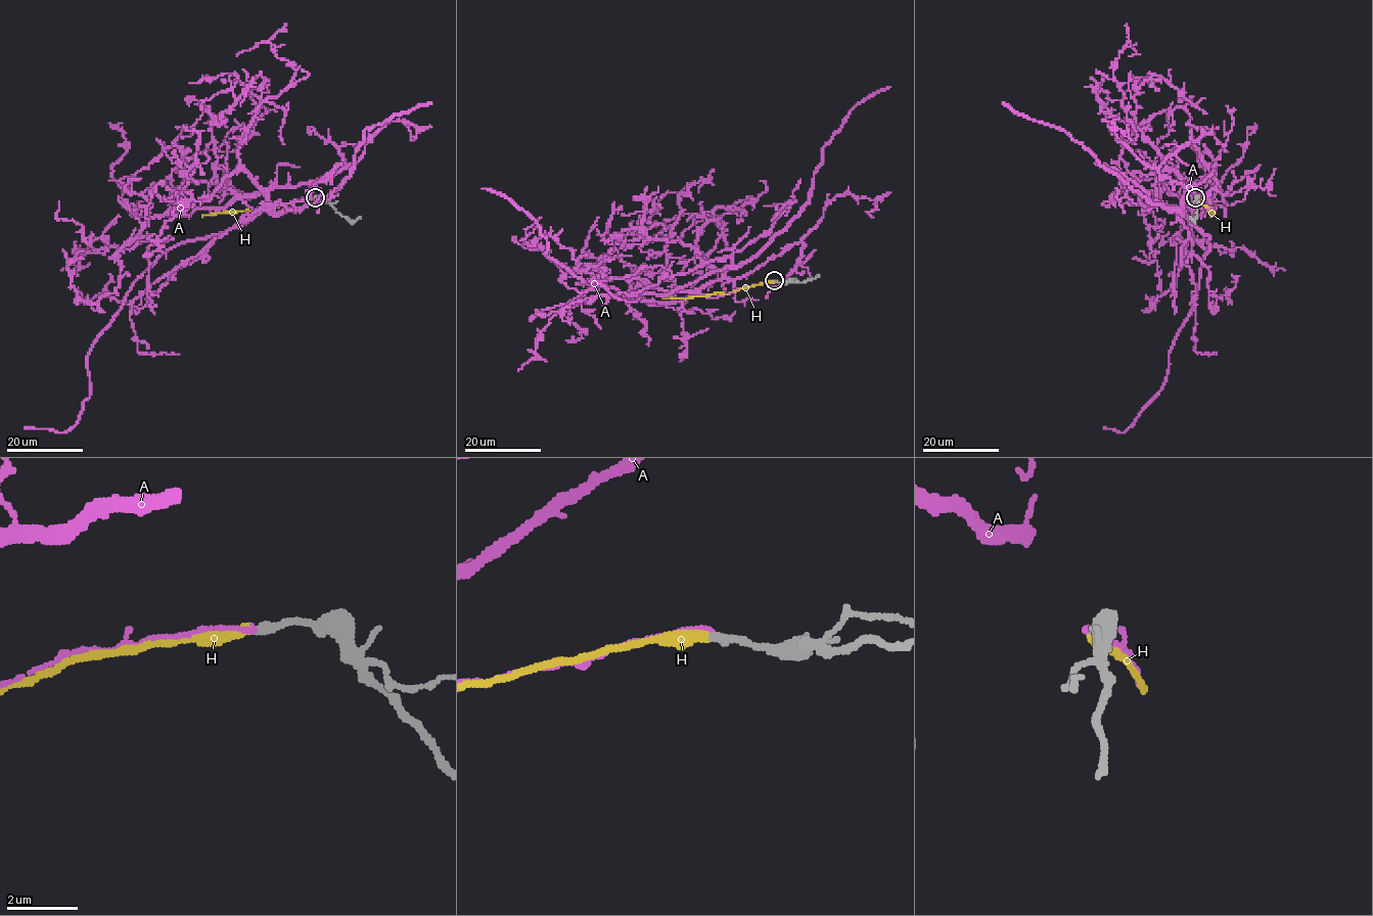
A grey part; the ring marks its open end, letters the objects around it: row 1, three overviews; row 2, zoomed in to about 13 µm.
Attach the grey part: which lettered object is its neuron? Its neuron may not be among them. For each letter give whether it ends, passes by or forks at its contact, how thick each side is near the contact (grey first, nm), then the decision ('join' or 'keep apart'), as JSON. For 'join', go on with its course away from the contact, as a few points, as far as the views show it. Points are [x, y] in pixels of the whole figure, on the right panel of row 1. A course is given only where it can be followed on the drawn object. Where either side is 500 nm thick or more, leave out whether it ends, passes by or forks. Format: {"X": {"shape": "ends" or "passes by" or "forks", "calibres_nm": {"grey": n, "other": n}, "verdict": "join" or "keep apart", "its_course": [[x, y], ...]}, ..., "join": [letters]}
{"A": {"shape": "ends", "calibres_nm": {"grey": 220, "other": 120}, "verdict": "keep apart"}, "H": {"shape": "ends", "calibres_nm": {"grey": 200, "other": 320}, "verdict": "join", "its_course": [[1195, 196], [1211, 212], [1209, 216]]}, "join": ["H"]}

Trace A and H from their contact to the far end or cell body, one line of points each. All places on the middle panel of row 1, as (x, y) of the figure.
A: (775, 281), (715, 298), (698, 291), (723, 268), (667, 294), (586, 283), (545, 254), (534, 220), (481, 188)
H: (774, 281), (728, 293), (690, 298), (660, 295)

